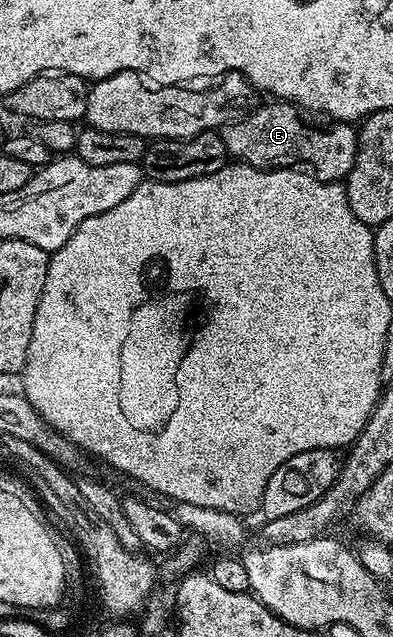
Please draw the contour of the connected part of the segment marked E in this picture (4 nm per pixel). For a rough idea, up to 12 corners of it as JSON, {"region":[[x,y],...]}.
{"region":[[268,100],[218,133],[245,166],[343,183],[357,127]]}

